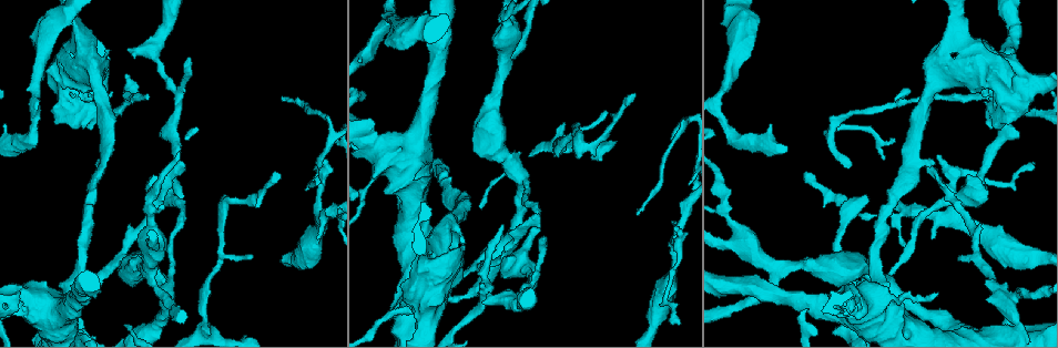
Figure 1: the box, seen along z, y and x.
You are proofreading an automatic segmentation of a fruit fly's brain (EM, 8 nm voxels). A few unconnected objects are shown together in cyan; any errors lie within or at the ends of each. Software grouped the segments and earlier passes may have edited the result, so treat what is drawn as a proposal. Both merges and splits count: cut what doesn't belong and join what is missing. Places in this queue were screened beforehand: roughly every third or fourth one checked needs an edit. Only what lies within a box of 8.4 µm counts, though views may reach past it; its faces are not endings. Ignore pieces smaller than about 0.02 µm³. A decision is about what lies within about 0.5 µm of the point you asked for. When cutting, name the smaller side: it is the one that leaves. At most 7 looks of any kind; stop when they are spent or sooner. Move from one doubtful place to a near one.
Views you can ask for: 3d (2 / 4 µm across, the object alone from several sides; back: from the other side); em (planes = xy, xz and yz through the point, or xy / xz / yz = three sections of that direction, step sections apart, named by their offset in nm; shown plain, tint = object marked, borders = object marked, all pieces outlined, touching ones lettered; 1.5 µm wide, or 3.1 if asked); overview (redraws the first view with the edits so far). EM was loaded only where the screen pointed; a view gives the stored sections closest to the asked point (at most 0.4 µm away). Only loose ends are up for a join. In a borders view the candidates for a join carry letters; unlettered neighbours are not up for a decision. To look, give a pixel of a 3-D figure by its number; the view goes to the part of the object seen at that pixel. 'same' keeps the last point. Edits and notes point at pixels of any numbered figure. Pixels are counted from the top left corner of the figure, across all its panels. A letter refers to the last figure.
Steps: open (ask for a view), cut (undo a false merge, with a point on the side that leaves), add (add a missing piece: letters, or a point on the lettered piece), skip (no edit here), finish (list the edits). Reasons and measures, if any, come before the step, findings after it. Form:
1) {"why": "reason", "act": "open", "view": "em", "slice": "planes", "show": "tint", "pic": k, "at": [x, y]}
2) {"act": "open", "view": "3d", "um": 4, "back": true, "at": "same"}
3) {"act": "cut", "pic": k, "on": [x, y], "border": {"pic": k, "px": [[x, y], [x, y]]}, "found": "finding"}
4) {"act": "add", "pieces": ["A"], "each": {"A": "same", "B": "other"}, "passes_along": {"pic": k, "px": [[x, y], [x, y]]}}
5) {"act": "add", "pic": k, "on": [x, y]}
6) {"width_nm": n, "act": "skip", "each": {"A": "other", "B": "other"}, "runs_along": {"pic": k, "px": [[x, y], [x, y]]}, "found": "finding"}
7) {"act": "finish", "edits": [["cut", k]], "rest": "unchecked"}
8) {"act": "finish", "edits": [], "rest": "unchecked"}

{"why": "two arms in line, one across", "act": "open", "view": "3d", "um": 2, "pic": 1, "at": [557, 141]}

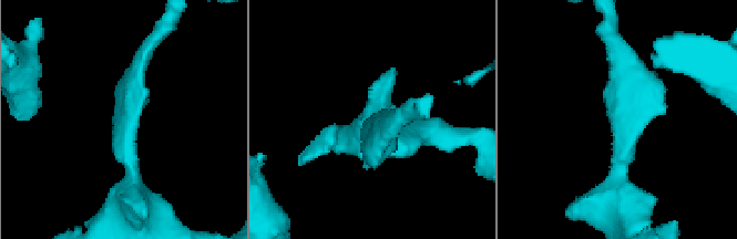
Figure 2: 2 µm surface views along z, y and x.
{"arms": 3, "arm_widths_nm": [160, 200, 220], "act": "open", "view": "em", "slice": "planes", "show": "borders", "pic": 2, "at": [133, 153]}

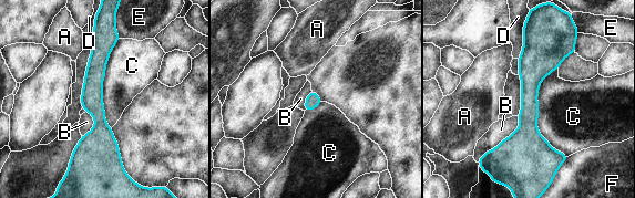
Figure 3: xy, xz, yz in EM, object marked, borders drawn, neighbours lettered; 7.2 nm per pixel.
{"act": "skip", "each": {"A": "other", "B": "other", "C": "other", "D": "other", "E": "other", "F": "other"}, "runs_along": {"pic": 3, "px": [[534, 34], [523, 167]]}, "found": "all the same neuron"}

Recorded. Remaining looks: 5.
{"why": "tapers out", "act": "open", "view": "em", "slice": "yz", "step": 8, "show": "tint", "pic": 1, "at": [803, 174]}

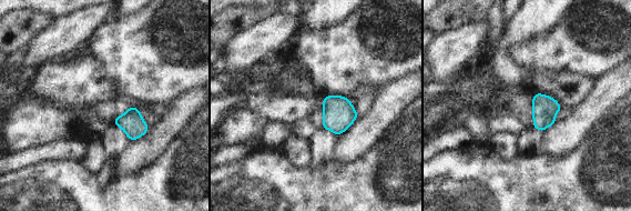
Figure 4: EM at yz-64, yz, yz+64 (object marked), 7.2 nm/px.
{"why": "another direction", "act": "open", "view": "em", "slice": "planes", "show": "borders", "at": "same"}

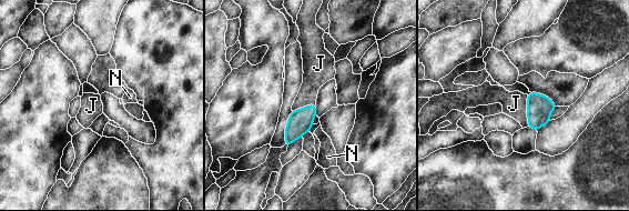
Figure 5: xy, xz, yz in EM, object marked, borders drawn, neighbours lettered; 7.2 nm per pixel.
{"longest_contact_nm": ["J", 240], "act": "add", "pieces": ["J"], "each": {"J": "same", "N": "other"}, "found": "the neuron continues"}

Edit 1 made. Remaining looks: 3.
{"act": "open", "view": "overview"}

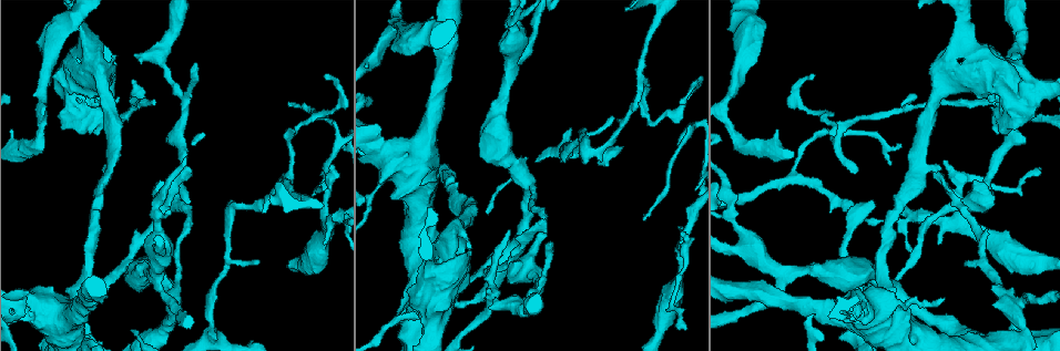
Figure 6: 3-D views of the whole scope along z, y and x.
{"why": "long arm stops here", "act": "open", "view": "em", "slice": "yz", "step": 8, "show": "borders", "pic": 6, "at": [288, 104]}

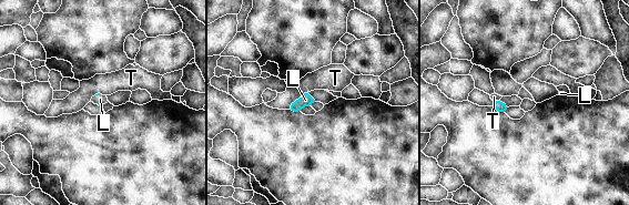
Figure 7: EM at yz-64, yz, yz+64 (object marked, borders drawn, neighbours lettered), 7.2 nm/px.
{"act": "open", "view": "em", "slice": "planes", "show": "borders", "at": "same"}

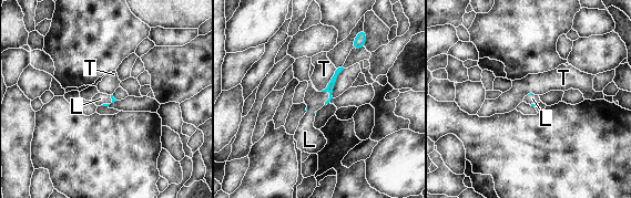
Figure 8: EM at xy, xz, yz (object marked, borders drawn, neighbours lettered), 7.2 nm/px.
{"longest_contact_nm": ["T", 200], "act": "add", "pieces": ["L"], "each": {"L": "same", "T": "other"}, "found": "it goes on there"}

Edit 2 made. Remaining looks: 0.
{"act": "finish", "edits": [["add", 5], ["add", 8]], "rest": "unchecked"}

